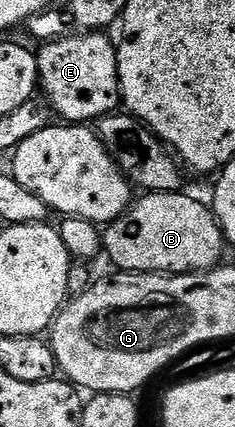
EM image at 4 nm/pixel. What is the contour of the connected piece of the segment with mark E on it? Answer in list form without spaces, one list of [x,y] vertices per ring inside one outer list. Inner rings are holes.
[[[105,32],[80,33],[43,44],[37,50],[41,96],[63,122],[94,123],[119,108],[122,88],[118,82],[118,50],[106,36]]]

